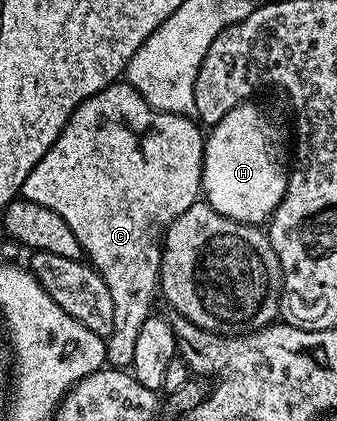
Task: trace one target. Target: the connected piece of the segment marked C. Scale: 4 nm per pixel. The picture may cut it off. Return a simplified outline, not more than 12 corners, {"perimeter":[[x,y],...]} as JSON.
{"perimeter":[[114,82],[20,195],[111,290],[132,367],[163,230],[198,203],[205,136]]}

